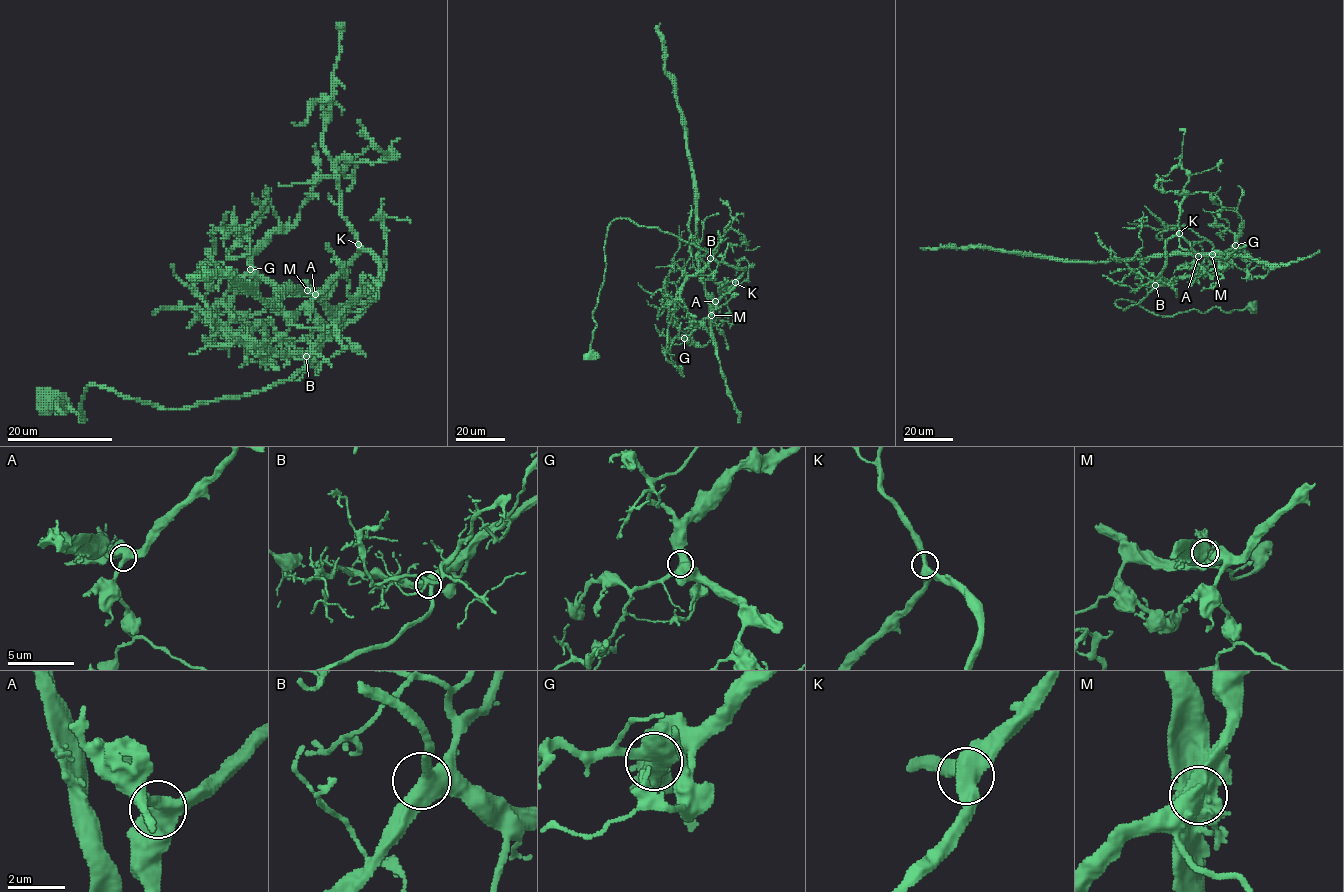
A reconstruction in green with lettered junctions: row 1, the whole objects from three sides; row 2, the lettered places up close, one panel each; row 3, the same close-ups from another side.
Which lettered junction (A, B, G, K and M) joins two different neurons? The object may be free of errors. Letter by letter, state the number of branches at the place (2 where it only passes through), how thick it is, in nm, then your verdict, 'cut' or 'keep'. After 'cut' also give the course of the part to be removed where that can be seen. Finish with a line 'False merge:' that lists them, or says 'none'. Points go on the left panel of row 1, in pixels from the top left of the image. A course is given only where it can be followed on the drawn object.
A: 3 | 400 nm | keep
B: 3 | 460 nm | keep
G: 3 | 440 nm | keep
K: 3 | 420 nm | keep
M: 3 | 700 nm | cut | (307, 290), (283, 291), (271, 306), (249, 285), (232, 276), (214, 272), (210, 276), (201, 276)
False merge: M

